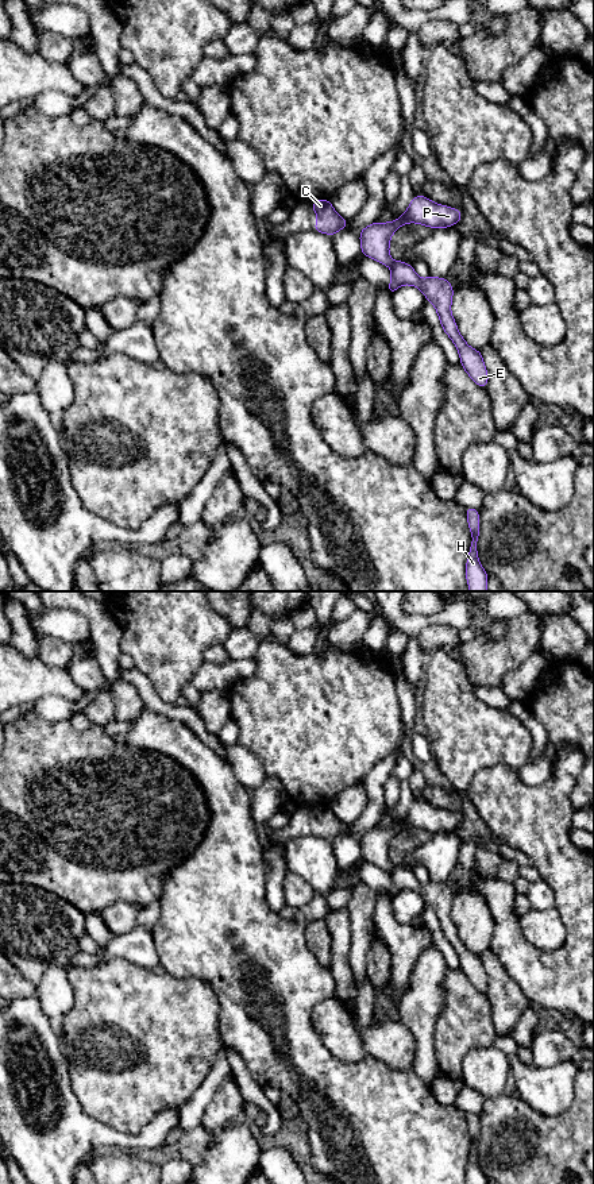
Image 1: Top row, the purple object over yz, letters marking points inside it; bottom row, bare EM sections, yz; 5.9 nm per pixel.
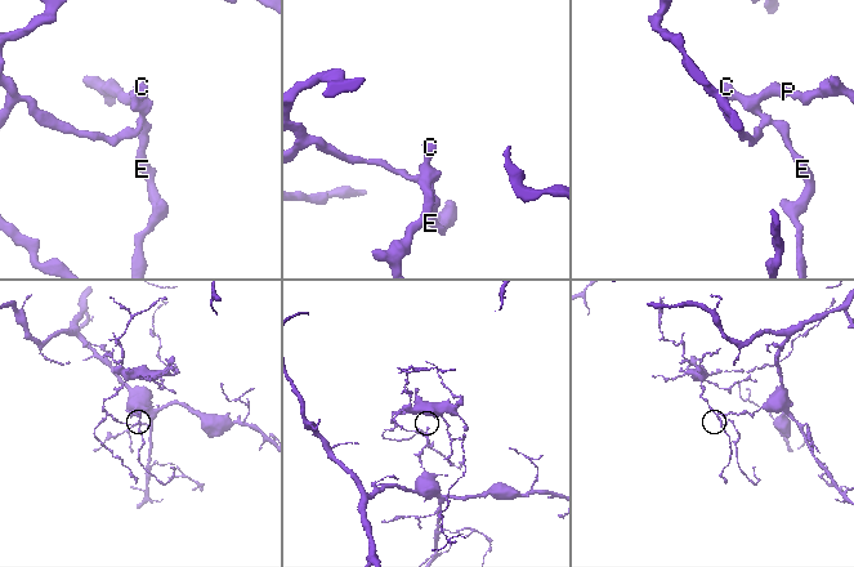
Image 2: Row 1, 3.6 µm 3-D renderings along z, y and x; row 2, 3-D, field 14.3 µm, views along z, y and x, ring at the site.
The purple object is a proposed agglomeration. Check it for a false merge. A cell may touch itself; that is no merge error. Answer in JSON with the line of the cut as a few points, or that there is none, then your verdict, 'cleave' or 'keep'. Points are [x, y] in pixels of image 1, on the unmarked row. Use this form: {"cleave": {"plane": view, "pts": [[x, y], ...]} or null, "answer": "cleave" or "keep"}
{"cleave": {"plane": "yz", "pts": [[393, 867], [389, 871]]}, "answer": "cleave"}

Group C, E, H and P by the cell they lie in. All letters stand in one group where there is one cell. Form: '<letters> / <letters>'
C P / E H

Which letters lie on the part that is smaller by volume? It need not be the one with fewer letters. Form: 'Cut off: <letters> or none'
Cut off: E, H

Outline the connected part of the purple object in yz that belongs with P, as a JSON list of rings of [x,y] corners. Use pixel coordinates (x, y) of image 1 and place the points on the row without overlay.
[[[414,801],[409,813],[397,825],[389,828],[373,828],[360,838],[360,855],[369,861],[387,872],[393,865],[389,859],[392,840],[406,828],[417,828],[431,833],[448,833],[459,828],[462,815],[436,809],[425,801]]]

